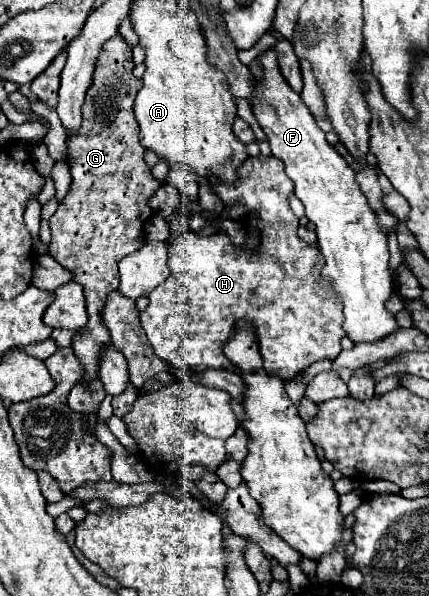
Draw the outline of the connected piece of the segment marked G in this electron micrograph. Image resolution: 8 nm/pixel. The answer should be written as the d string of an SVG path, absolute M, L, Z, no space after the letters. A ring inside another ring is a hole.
M118 34L116 38L108 40L104 44L104 50L98 58L98 66L94 70L94 82L86 92L86 100L82 104L82 126L78 128L76 134L68 136L66 146L68 146L68 156L66 162L70 166L72 174L72 184L64 200L58 204L56 214L50 218L50 230L52 230L52 240L50 240L50 256L68 268L74 274L74 282L78 282L84 288L86 296L86 308L88 308L88 324L84 326L82 336L74 338L72 348L74 354L78 354L80 362L86 366L86 378L84 382L96 378L96 362L100 348L110 342L110 334L104 328L100 320L100 310L102 302L106 300L106 294L112 290L118 290L120 276L118 276L118 260L140 250L144 246L144 216L142 210L152 210L148 206L148 200L152 194L162 186L154 176L150 166L144 162L144 152L146 148L140 146L140 128L134 118L134 98L142 86L140 80L132 76L132 52L128 50L126 42Z

